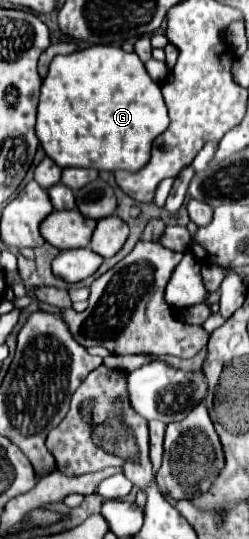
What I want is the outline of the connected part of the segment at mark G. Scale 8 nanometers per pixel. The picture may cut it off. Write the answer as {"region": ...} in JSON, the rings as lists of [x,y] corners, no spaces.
{"region":[[[91,45],[71,55],[57,55],[41,85],[37,107],[37,137],[45,153],[59,167],[93,167],[97,171],[139,171],[151,153],[151,143],[169,125],[161,87],[147,75],[137,53],[127,53],[115,45]]]}

